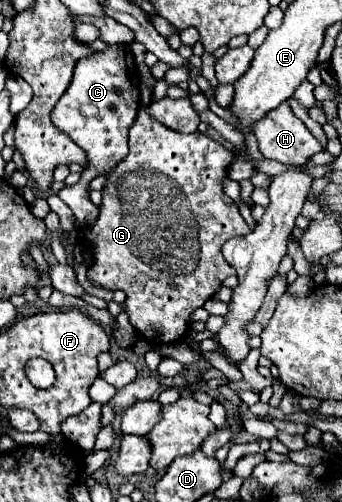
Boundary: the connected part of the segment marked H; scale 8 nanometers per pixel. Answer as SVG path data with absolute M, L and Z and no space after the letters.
M289 104L277 106L261 122L257 122L257 126L255 126L255 138L259 142L259 150L261 150L263 158L277 160L277 162L287 164L287 166L305 166L305 164L309 164L309 160L311 160L313 154L317 154L317 152L323 150L323 144L291 112Z

